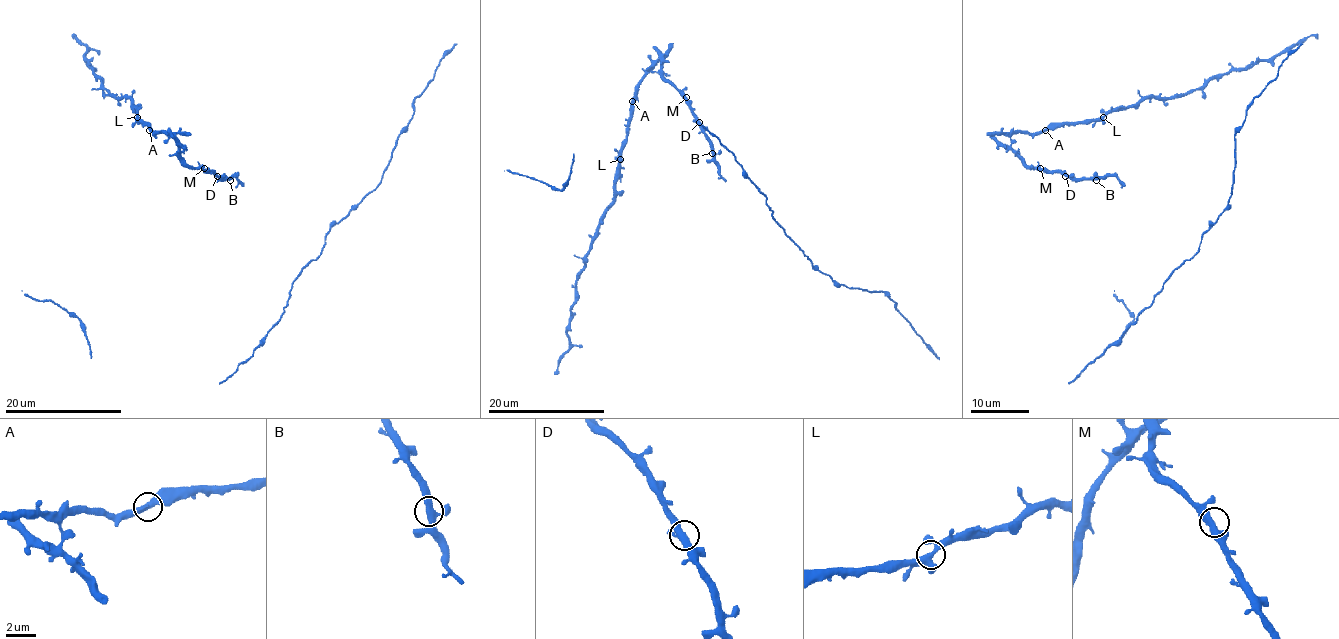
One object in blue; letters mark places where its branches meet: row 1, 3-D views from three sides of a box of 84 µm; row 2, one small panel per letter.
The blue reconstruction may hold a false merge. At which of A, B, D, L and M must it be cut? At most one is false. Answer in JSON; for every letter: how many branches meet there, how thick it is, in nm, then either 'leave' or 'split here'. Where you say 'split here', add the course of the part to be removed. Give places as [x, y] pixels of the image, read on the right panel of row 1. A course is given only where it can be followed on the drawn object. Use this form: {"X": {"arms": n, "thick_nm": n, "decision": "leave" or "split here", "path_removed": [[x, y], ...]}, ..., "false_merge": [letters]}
{"A": {"arms": 3, "thick_nm": 380, "decision": "leave"}, "B": {"arms": 3, "thick_nm": 360, "decision": "leave"}, "D": {"arms": 3, "thick_nm": 360, "decision": "leave"}, "L": {"arms": 3, "thick_nm": 400, "decision": "leave"}, "M": {"arms": 3, "thick_nm": 400, "decision": "leave"}, "false_merge": []}

